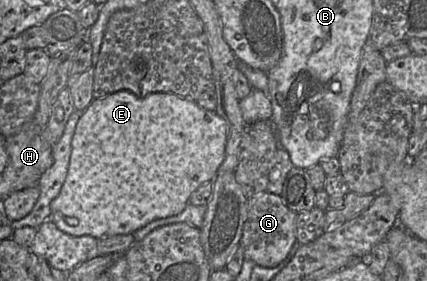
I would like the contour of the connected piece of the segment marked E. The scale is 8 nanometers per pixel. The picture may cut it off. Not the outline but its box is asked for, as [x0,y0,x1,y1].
[49,90,228,239]

